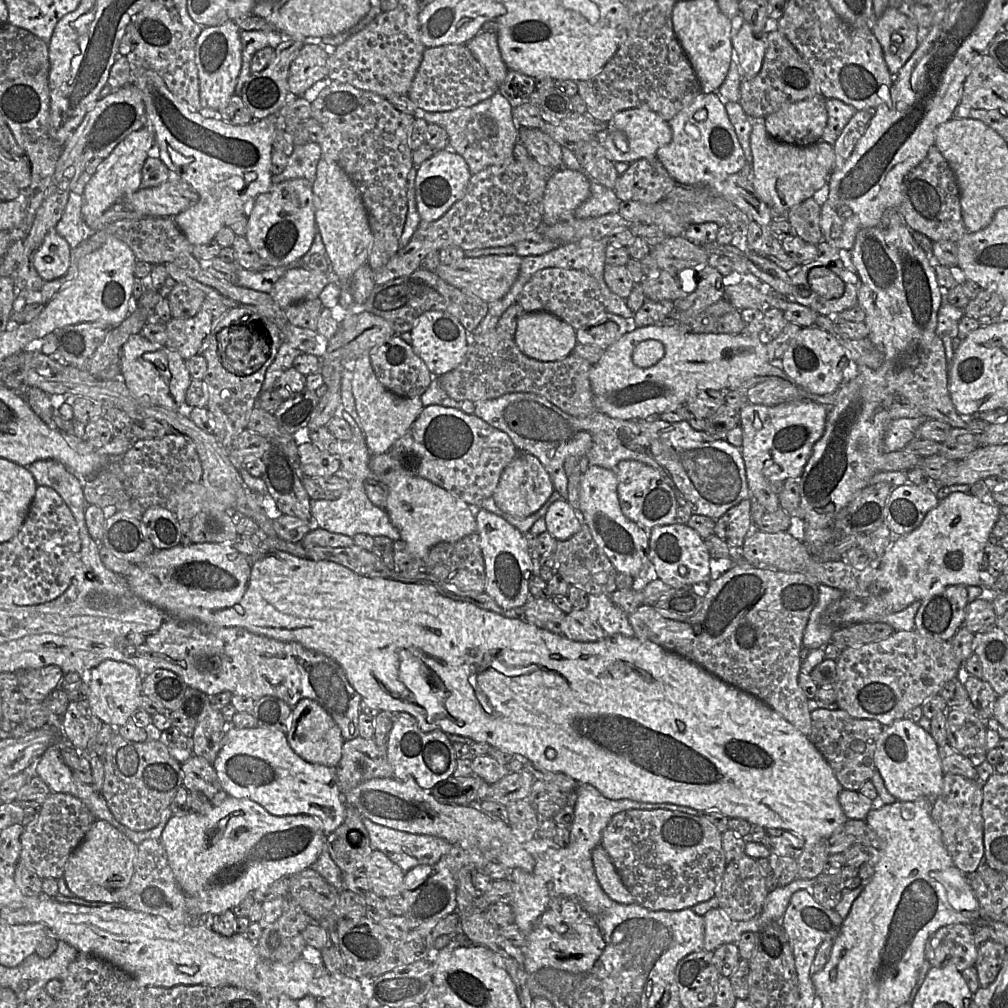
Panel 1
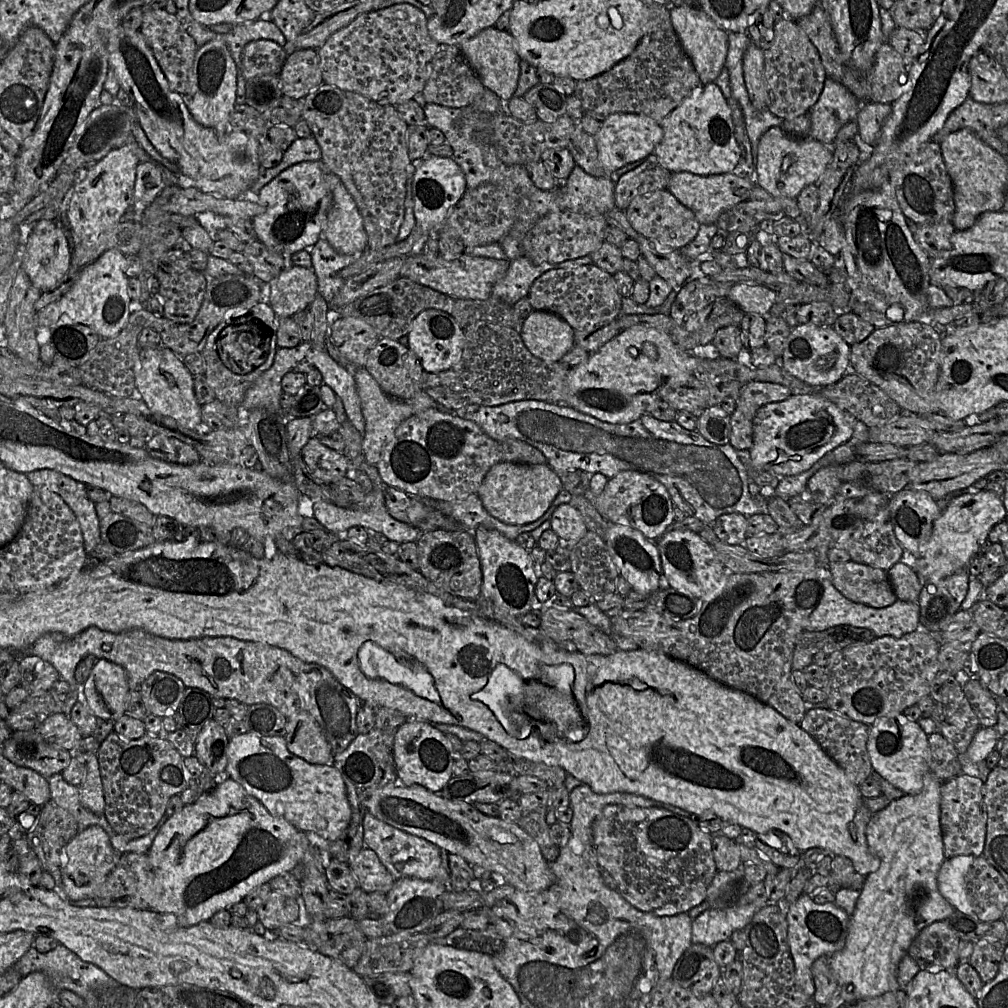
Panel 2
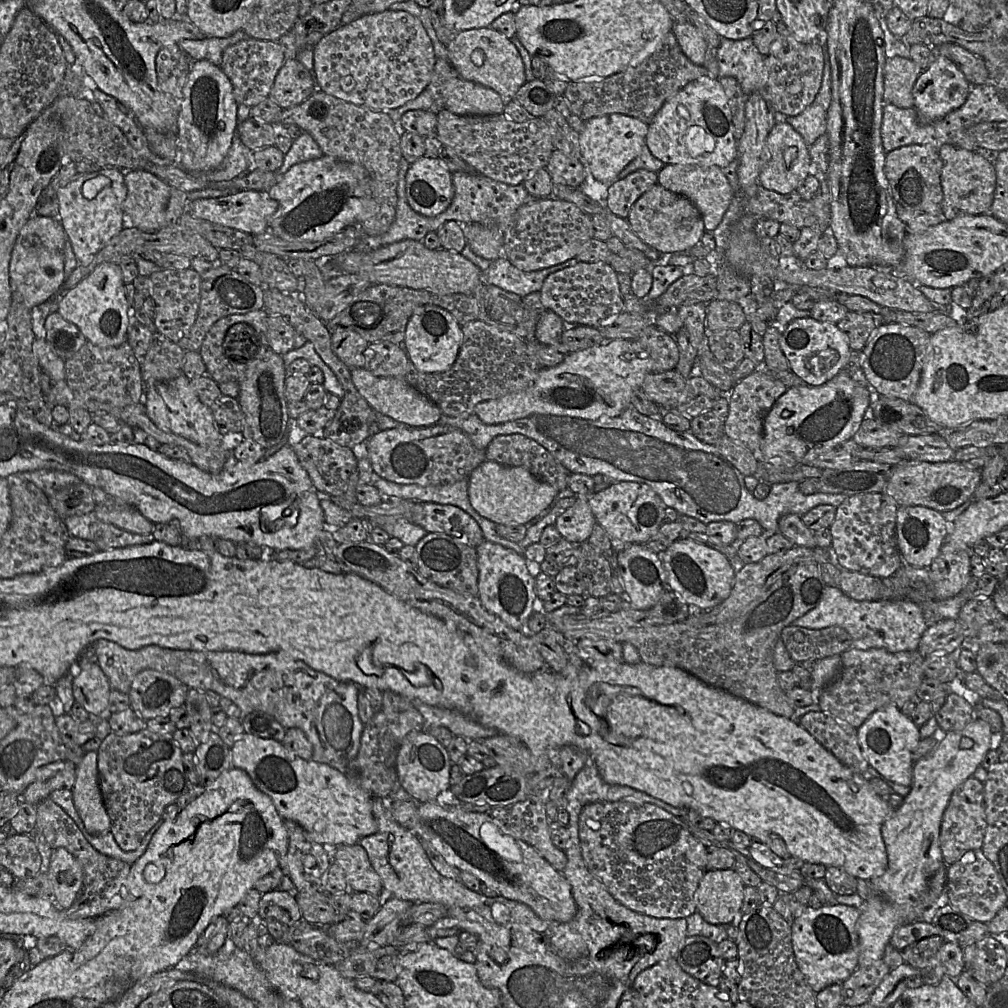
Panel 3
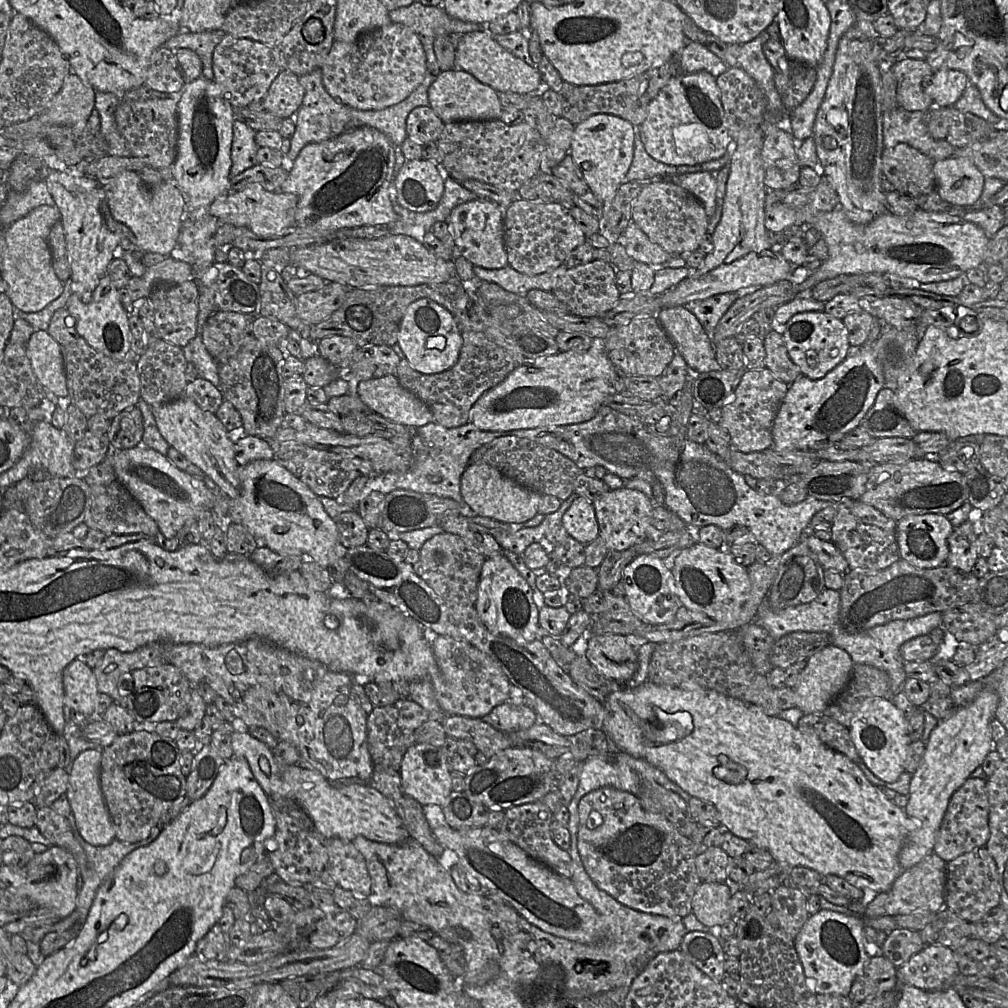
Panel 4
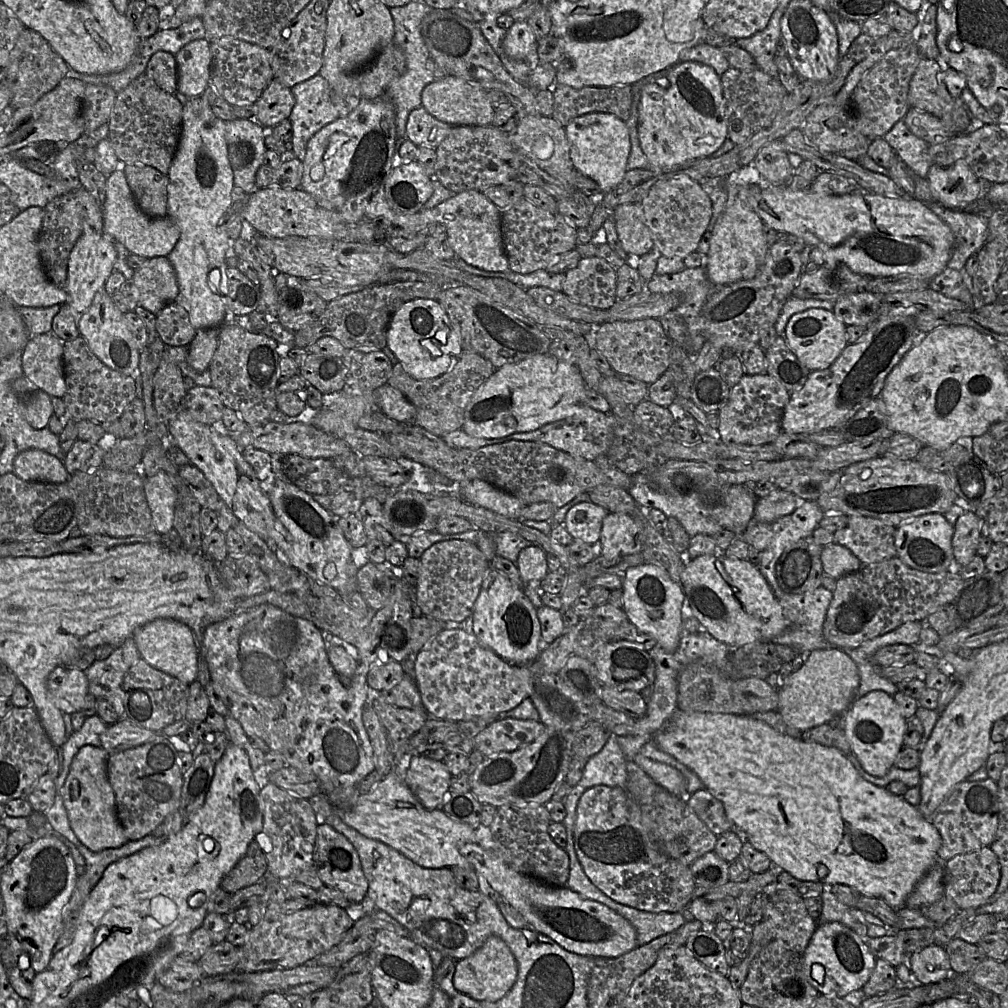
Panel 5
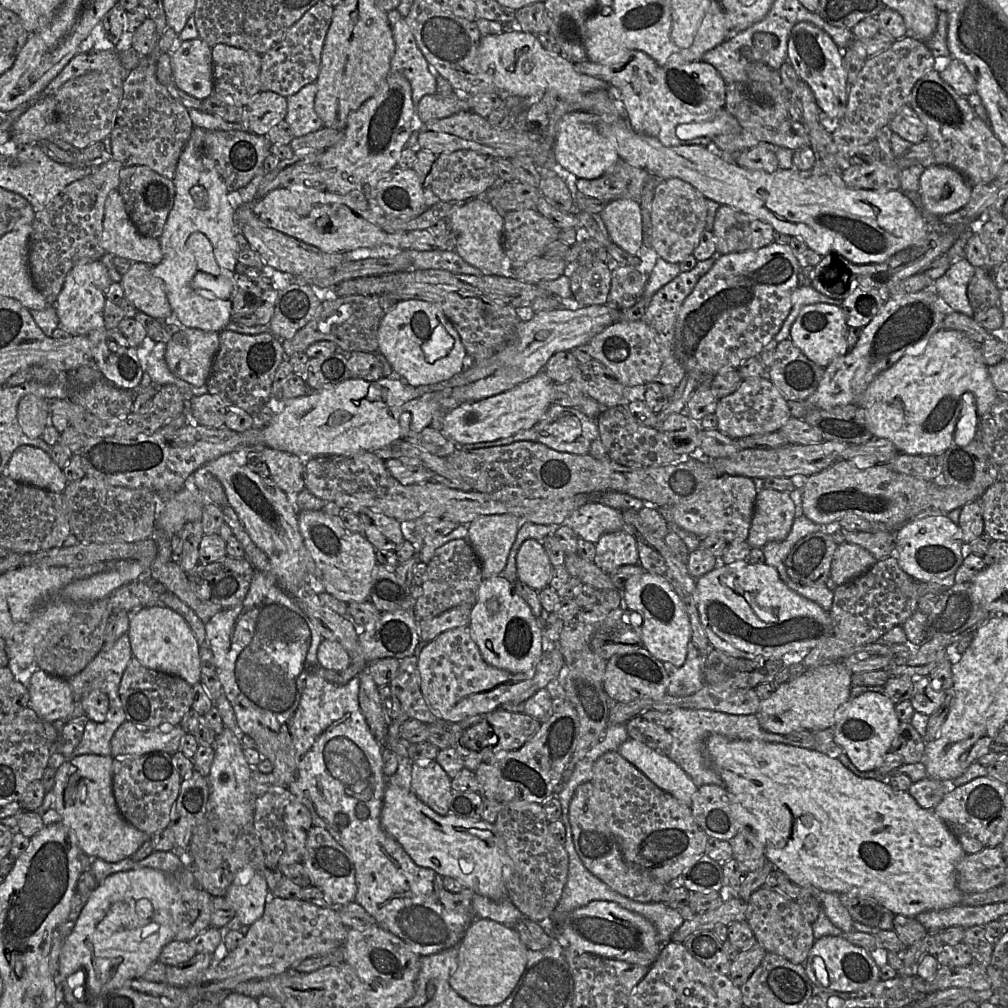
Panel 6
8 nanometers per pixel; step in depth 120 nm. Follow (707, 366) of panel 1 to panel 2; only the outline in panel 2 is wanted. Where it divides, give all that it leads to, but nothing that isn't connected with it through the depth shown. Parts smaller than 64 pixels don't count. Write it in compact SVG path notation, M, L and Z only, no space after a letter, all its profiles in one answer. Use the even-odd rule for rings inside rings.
M633 326L621 330L568 374L568 405L612 424L633 422L647 413L648 406L661 400L664 388L678 388L695 375L701 357L678 347L671 338L654 328ZM645 342L656 345L658 357L651 360L642 352Z

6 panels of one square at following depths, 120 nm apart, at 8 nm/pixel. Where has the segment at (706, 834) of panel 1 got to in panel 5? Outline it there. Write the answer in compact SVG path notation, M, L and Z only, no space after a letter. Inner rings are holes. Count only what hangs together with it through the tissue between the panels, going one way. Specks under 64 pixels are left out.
M596 785L582 794L574 847L590 881L621 904L651 913L682 912L692 900L696 885L690 865L667 856L653 844L641 823L639 805L624 787Z

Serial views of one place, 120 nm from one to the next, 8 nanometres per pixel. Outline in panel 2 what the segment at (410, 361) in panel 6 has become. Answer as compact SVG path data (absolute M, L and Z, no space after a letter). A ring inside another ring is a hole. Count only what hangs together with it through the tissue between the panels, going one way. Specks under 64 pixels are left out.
M427 309L413 320L408 333L408 347L415 353L426 373L439 373L451 369L462 356L464 330L455 318L442 310Z

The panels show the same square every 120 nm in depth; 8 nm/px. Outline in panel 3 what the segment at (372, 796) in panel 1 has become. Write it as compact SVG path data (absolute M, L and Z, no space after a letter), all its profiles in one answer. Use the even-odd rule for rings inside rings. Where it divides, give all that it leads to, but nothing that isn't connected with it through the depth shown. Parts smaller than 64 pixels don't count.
M391 801L395 821L428 841L444 858L461 872L468 872L499 892L499 895L524 903L541 919L565 923L571 921L577 906L571 886L563 874L553 868L533 847L524 842L507 824L486 813L466 812L460 808L442 806L437 801L418 803L414 801Z

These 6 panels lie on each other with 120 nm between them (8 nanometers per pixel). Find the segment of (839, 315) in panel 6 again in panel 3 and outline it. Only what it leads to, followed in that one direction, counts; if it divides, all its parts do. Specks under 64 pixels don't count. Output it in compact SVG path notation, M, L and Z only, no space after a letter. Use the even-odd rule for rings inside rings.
M804 317L793 320L780 336L780 346L786 356L790 370L796 374L804 384L820 386L839 374L850 358L851 349L847 335L836 324L820 322L812 317Z

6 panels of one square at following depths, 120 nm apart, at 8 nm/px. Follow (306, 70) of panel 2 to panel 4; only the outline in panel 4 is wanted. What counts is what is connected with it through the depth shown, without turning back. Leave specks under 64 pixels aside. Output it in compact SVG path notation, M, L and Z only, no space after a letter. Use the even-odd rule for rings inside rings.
M282 69L262 99L265 111L282 119L293 118L305 96L300 77Z

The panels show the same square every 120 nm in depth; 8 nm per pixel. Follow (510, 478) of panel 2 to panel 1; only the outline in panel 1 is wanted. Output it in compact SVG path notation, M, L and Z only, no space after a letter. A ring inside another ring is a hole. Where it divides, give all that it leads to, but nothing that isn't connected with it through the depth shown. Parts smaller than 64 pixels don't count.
M519 453L503 470L492 498L504 512L517 518L525 518L538 511L553 491L550 476L541 462L531 454Z

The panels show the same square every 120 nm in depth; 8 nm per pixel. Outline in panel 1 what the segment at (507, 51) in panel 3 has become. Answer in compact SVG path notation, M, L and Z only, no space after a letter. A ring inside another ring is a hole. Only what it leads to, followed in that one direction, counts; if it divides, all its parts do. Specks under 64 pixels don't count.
M479 32L466 45L477 60L485 67L490 78L498 85L501 85L509 69L502 59L497 34Z

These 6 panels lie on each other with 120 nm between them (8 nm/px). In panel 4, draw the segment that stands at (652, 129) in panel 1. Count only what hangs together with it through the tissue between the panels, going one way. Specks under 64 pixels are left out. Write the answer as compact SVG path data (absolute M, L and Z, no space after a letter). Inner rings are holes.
M595 114L574 127L569 154L581 170L590 191L604 203L625 182L634 156L634 128L629 121L612 114Z

